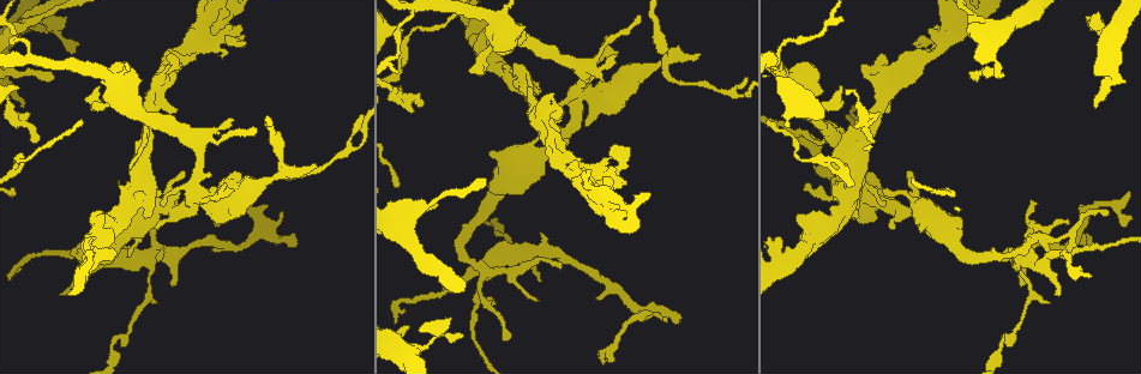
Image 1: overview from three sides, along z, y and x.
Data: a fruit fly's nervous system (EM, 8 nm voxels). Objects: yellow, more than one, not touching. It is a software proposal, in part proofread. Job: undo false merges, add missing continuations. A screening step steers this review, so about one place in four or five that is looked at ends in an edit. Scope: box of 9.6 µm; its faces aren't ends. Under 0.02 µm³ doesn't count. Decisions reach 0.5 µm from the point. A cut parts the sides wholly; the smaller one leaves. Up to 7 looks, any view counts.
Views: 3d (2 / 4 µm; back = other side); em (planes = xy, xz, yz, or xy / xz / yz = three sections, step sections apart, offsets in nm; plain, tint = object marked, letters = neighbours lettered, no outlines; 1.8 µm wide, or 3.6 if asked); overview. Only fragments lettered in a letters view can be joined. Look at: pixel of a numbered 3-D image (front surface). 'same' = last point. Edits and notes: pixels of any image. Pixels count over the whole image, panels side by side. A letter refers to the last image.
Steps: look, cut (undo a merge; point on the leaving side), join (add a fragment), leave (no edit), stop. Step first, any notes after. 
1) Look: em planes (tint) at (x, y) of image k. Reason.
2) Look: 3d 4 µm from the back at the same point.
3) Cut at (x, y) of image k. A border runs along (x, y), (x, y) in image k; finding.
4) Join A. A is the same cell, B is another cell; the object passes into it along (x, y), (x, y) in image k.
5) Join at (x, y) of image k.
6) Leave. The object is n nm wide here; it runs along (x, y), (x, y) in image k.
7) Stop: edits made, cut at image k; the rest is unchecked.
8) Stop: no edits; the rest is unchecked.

Look: em planes (letters) at (405, 329) of image 1. Free end.

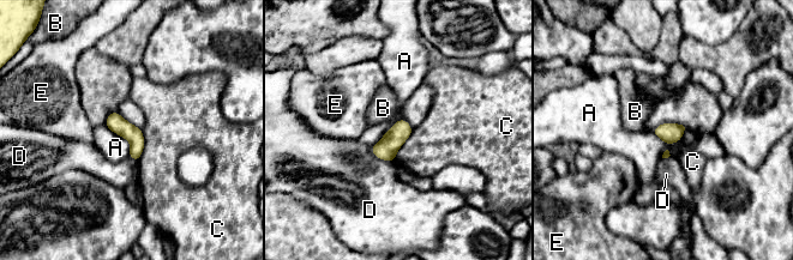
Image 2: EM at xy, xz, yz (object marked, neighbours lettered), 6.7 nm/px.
Leave. The longest contact is with A, 280 nm; A, B, C, D and E are other cells; no lettered fragment goes on from it.

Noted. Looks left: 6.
Look: em planes (letters) at (868, 197) of image 1. Thin arm on a thick one.

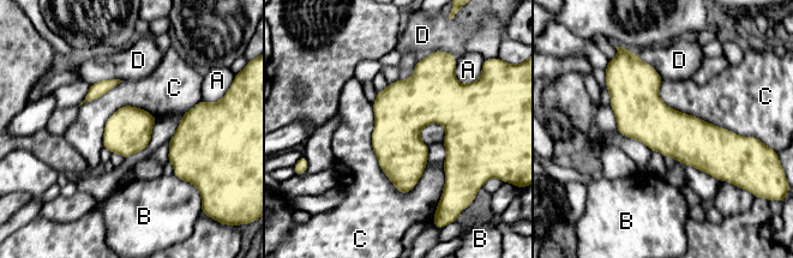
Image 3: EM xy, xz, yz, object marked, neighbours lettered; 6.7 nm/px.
Leave. The longest contact is with C, 650 nm; A, B, C and D are other cells; it runs along (611, 86), (666, 131), (738, 143) in image 3; one neuron here.

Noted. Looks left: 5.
Look: em planes (tint) at (1056, 293) of image 1. Tapers out.

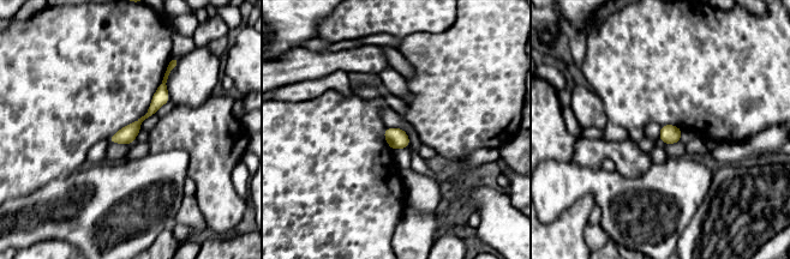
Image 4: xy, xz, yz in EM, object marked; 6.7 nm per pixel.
Look: em planes (letters) at the same point.

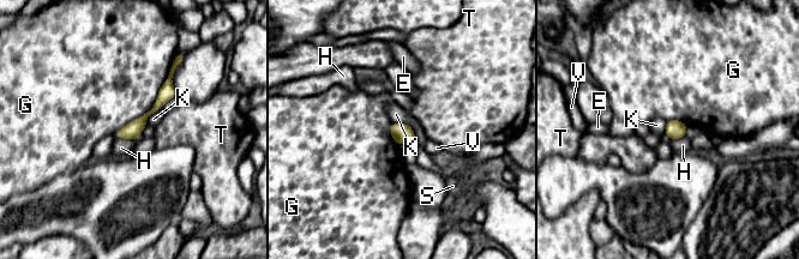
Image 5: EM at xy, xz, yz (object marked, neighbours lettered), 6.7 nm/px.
Leave. E, G, H, K, S, T and V are other cells; it runs along (168, 82), (160, 103), (119, 134) in image 5; none of them fits.

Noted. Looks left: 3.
Stop: no edits; the rest is unchecked.

